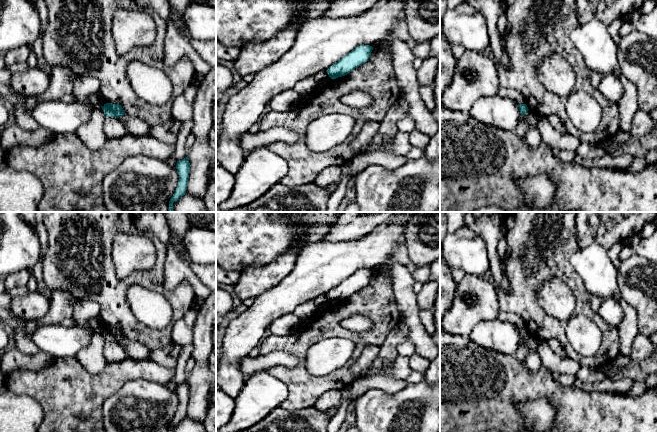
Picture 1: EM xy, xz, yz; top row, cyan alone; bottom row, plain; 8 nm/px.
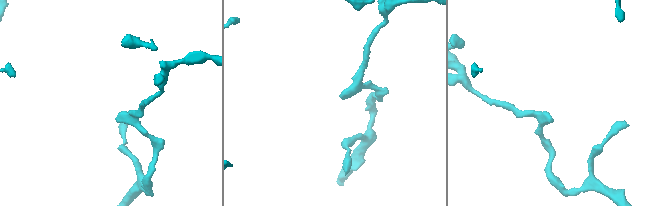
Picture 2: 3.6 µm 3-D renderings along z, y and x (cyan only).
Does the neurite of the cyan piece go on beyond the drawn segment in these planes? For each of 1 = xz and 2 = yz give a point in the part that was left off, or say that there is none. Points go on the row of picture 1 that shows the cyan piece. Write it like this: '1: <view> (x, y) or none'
1: none
2: none

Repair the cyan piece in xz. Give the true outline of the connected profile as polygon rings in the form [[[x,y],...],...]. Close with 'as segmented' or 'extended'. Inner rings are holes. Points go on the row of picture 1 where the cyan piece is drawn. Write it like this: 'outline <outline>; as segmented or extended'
outline [[[364,44],[356,47],[350,53],[342,57],[338,62],[330,66],[326,70],[327,74],[331,79],[336,79],[349,74],[355,68],[368,61],[372,50],[372,46]]]; as segmented

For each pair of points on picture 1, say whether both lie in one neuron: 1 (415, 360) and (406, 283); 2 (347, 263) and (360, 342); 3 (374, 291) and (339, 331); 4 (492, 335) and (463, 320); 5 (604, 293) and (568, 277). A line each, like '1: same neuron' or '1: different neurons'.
1: different neurons
2: different neurons
3: same neuron
4: different neurons
5: different neurons

